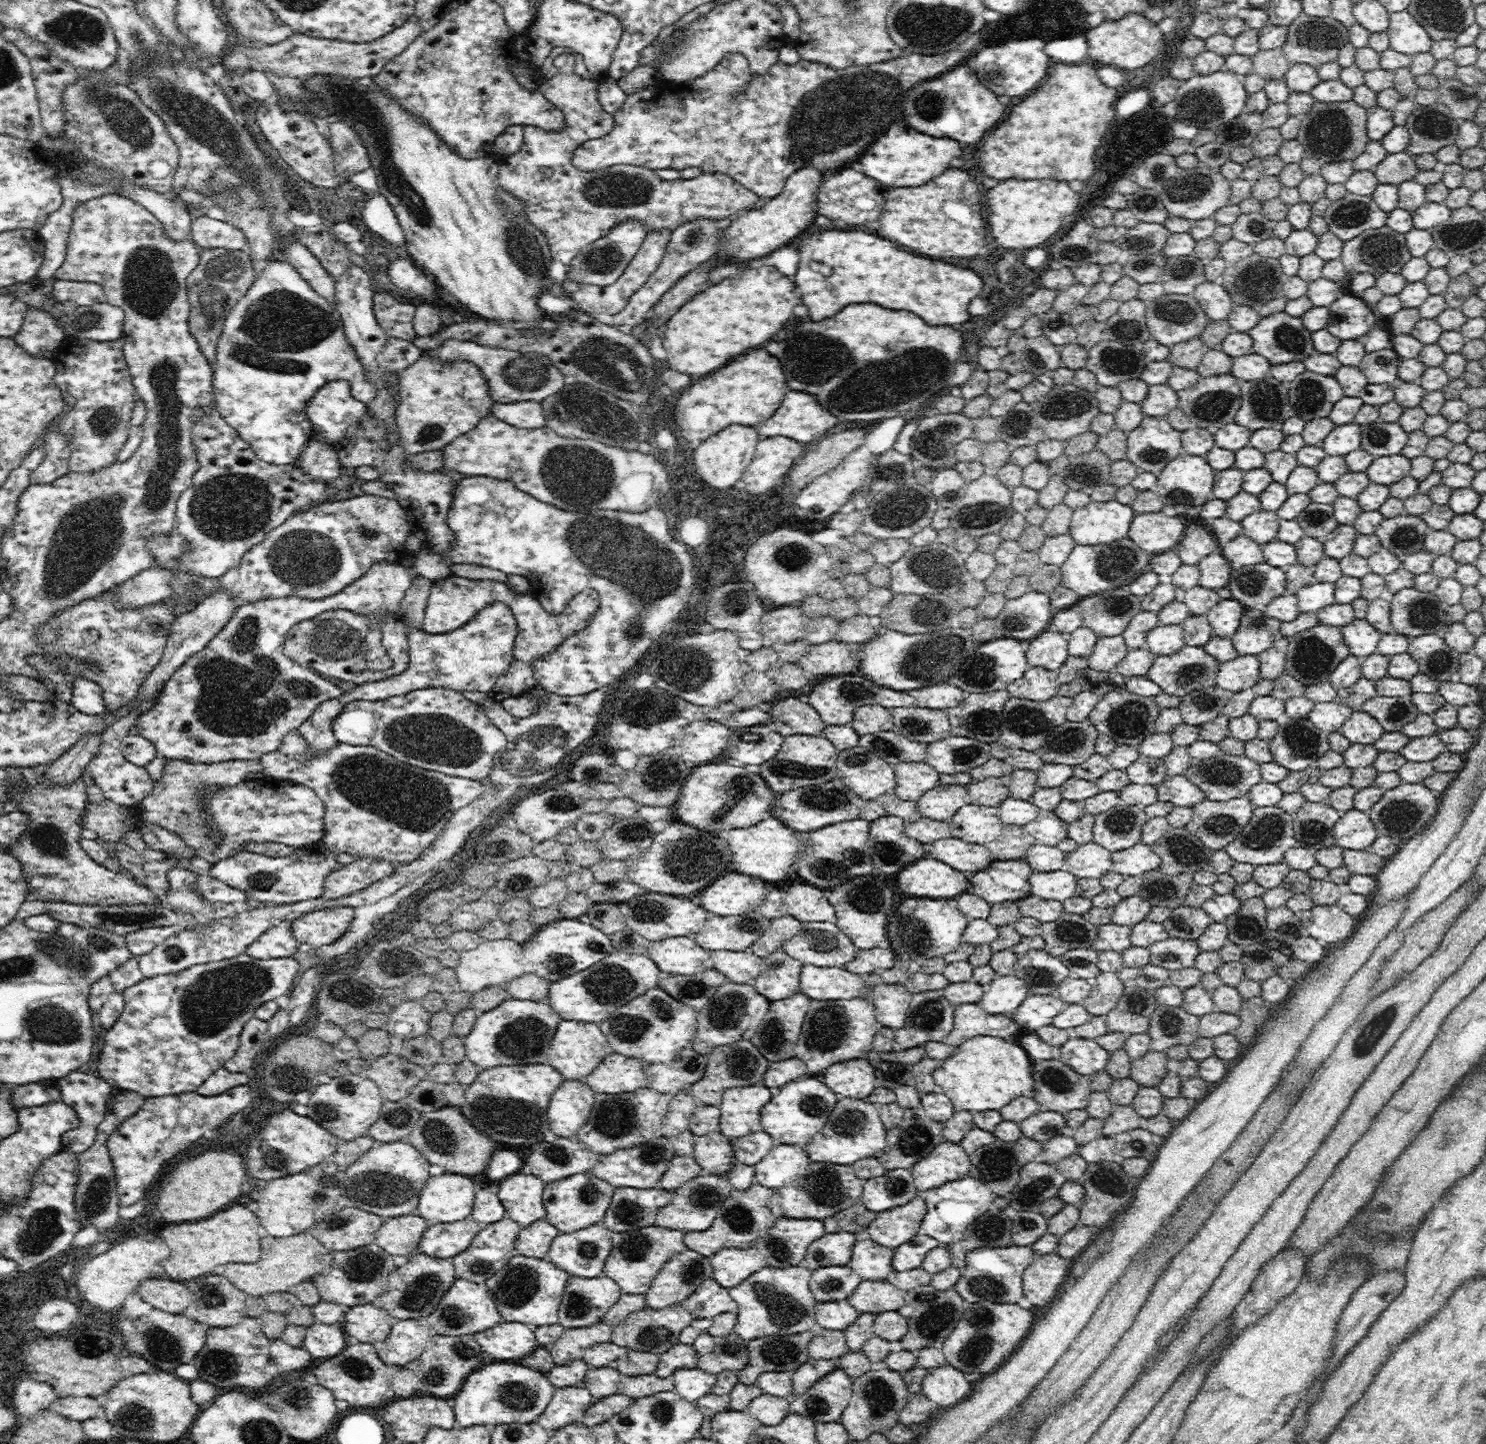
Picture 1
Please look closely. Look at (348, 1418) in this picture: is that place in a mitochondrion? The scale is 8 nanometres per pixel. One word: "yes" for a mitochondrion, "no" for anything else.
no

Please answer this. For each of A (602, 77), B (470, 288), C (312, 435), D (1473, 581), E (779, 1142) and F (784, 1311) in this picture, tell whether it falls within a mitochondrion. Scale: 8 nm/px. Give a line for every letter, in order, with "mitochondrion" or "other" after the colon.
A: other
B: other
C: other
D: other
E: other
F: mitochondrion

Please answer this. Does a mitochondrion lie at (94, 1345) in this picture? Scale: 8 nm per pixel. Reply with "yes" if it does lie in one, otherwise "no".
yes

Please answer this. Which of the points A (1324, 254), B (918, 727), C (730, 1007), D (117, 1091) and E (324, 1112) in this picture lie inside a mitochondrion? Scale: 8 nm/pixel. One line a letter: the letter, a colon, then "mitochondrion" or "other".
A: other
B: mitochondrion
C: mitochondrion
D: other
E: mitochondrion

